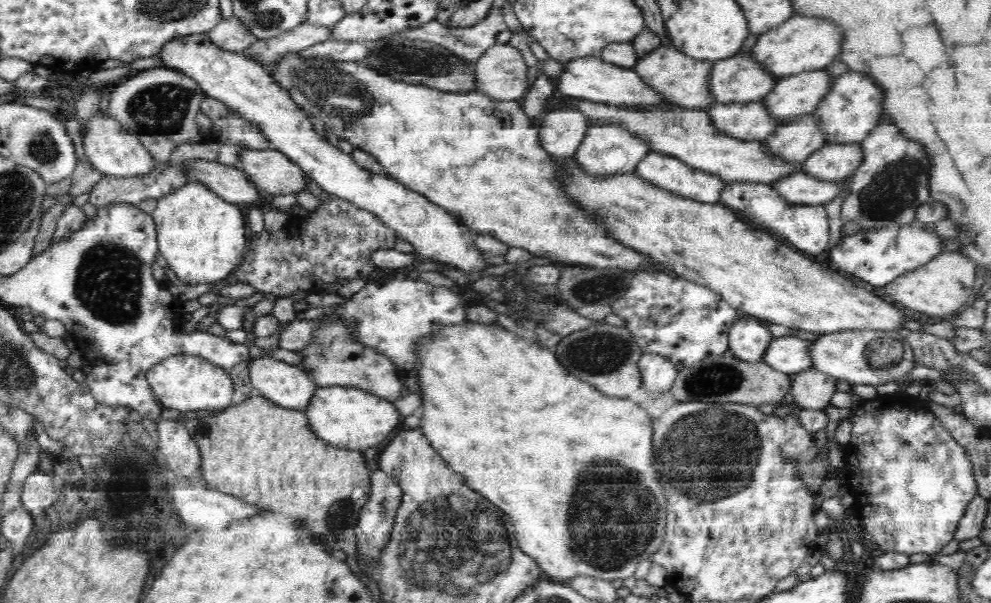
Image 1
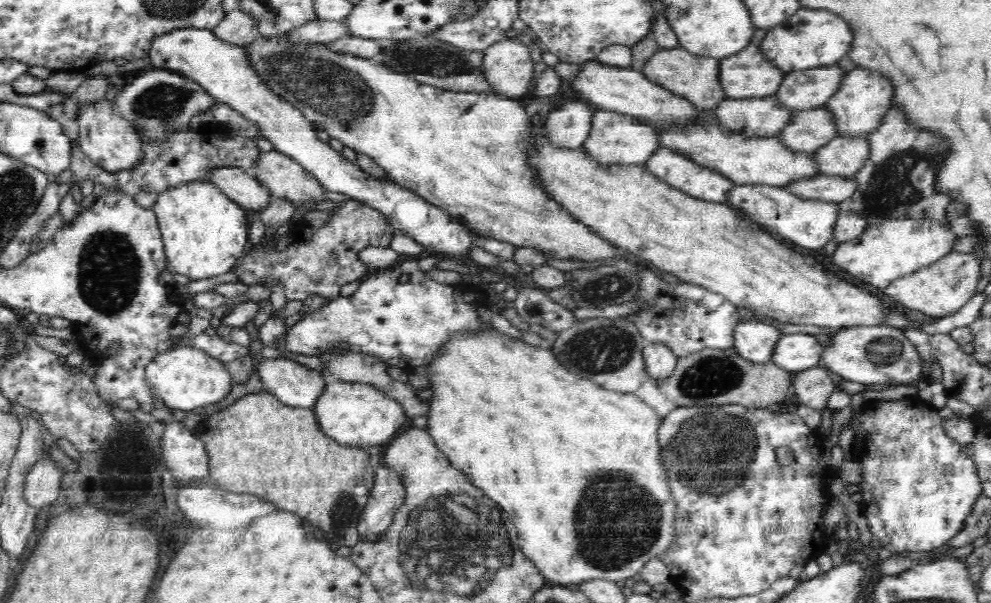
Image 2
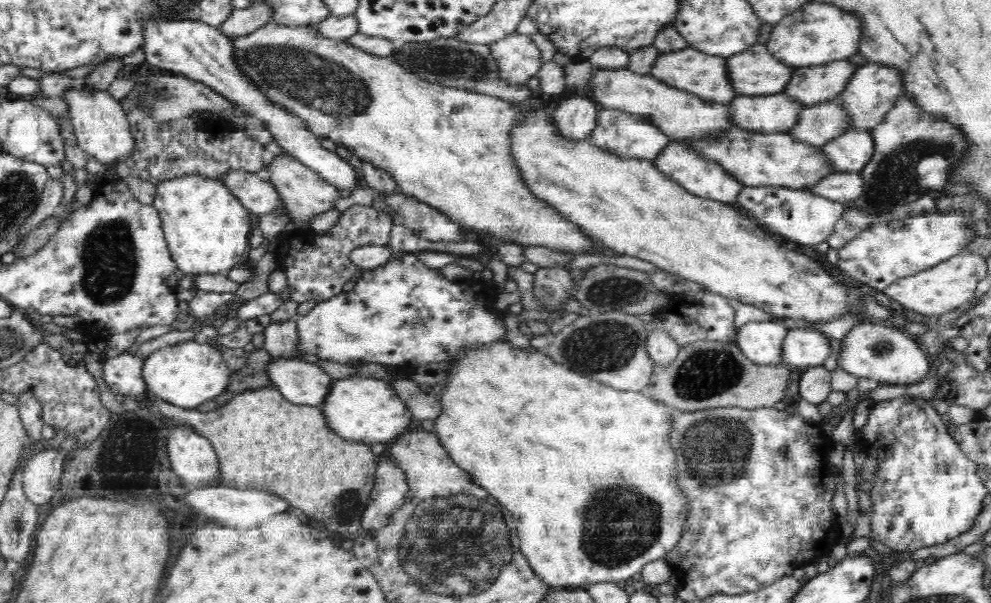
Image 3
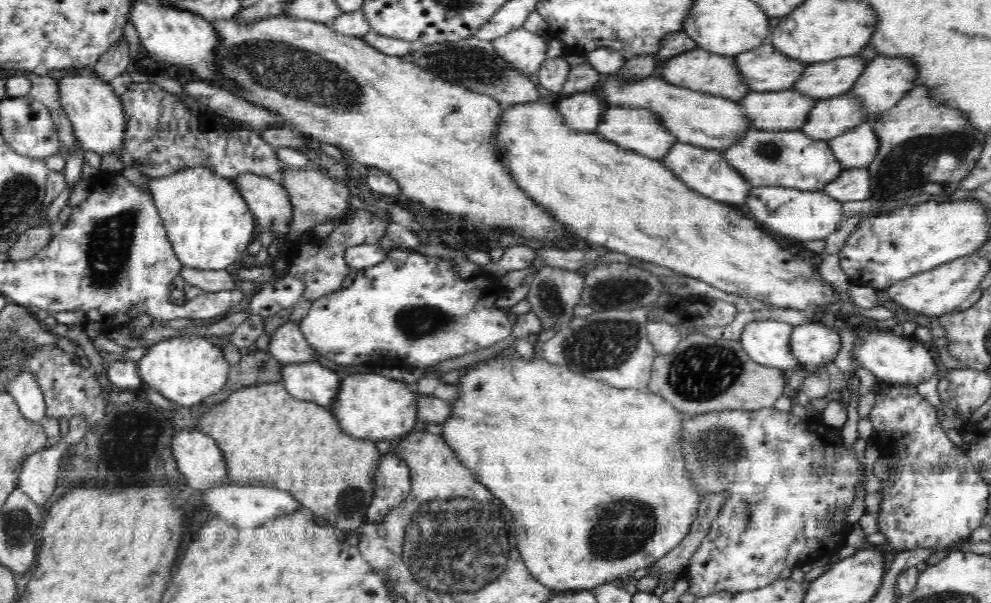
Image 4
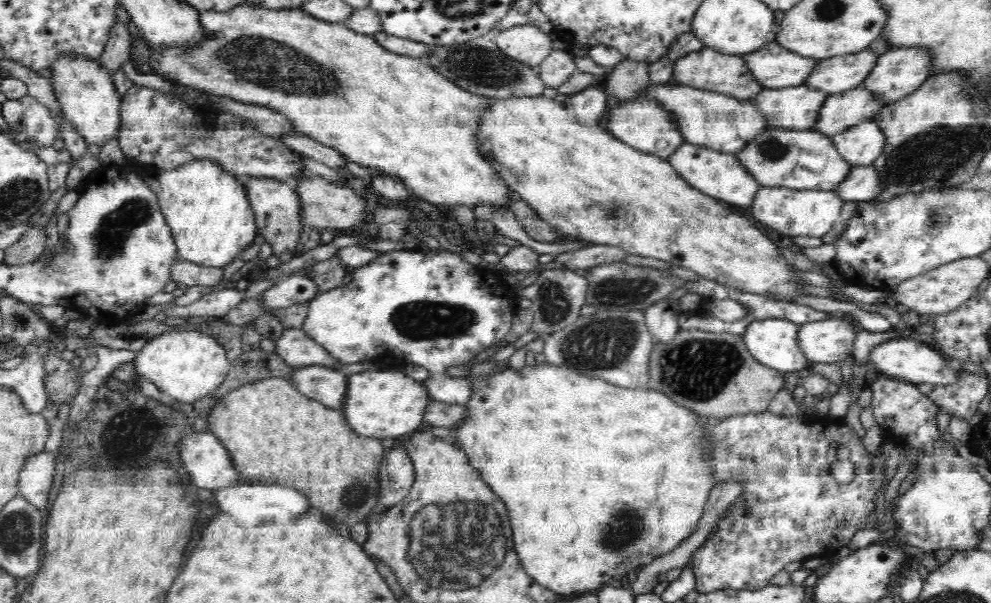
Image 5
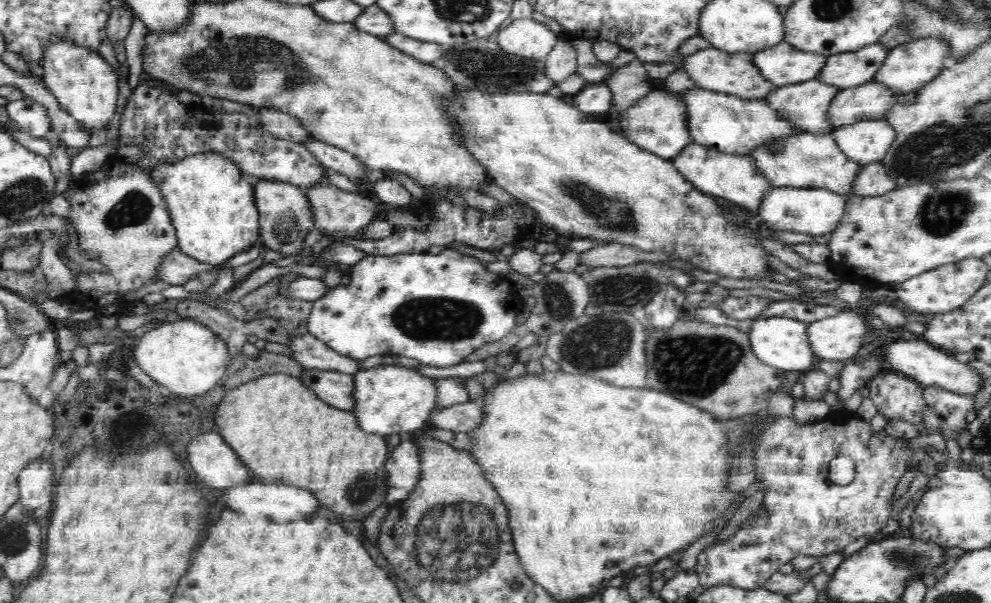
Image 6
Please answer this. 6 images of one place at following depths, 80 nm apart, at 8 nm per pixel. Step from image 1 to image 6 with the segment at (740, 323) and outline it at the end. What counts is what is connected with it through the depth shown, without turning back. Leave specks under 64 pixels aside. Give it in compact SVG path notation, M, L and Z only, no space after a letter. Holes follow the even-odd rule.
M769 316L758 318L749 330L752 350L757 357L767 365L803 373L815 368L820 360L814 352L812 342L809 342L809 324L805 319L790 318L789 316Z

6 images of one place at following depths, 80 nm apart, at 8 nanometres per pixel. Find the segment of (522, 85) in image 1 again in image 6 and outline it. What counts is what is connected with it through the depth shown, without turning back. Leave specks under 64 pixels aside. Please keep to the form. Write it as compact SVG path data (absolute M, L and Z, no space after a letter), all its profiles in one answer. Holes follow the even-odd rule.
M518 18L497 35L497 42L506 52L534 58L546 58L559 39L550 27L534 18Z

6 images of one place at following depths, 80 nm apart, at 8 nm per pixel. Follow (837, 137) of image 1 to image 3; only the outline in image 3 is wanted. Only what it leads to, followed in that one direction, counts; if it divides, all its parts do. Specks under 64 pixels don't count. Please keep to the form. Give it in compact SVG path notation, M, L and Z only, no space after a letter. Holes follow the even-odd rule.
M868 61L856 72L855 78L850 80L848 88L838 96L838 101L845 104L849 110L853 121L852 127L872 128L882 122L886 113L894 108L896 101L905 96L906 75L900 70L892 68L890 64L878 64L878 62Z

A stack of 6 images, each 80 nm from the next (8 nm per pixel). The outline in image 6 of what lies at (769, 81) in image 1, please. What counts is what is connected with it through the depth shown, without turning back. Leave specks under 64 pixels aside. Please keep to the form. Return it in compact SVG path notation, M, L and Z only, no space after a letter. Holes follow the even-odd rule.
M786 41L754 55L762 75L778 86L819 79L829 60L821 51L800 50Z

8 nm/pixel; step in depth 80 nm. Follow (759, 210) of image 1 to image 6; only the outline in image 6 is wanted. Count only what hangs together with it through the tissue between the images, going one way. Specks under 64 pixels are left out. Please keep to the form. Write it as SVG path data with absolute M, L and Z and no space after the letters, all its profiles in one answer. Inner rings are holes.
M817 186L774 187L764 200L759 214L767 225L784 230L797 230L811 235L823 235L834 230L845 212L847 197Z

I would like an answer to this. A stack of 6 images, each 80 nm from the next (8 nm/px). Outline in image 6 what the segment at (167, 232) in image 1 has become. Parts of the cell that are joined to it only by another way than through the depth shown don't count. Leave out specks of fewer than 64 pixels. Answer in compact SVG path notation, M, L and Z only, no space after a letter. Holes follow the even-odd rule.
M202 150L196 154L188 154L176 162L160 162L159 164L156 163L151 166L150 173L153 175L153 178L157 179L157 182L160 183L161 191L165 195L166 202L169 203L170 215L173 216L174 226L177 232L177 246L179 246L186 254L196 258L196 260L210 263L213 266L219 266L222 262L228 260L230 257L233 257L235 254L241 253L242 251L251 248L254 242L260 238L261 215L256 203L256 188L257 182L260 182L261 179L259 177L248 175L247 172L245 172L244 166L241 166L241 163L237 162L236 159L230 158L228 154L225 154L225 151Z

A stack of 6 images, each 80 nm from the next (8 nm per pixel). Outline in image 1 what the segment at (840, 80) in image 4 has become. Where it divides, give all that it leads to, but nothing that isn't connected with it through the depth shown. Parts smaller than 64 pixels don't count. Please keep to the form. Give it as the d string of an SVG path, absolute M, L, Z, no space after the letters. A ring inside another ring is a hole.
M828 70L803 71L779 79L777 86L765 96L769 111L784 122L790 118L815 111L834 88L838 77Z

